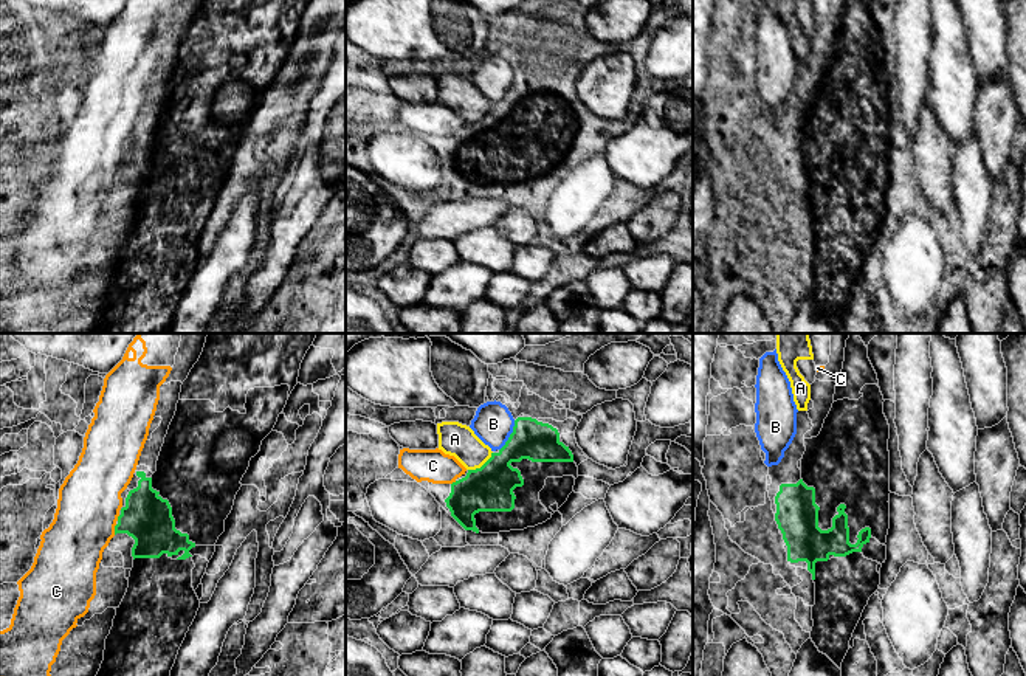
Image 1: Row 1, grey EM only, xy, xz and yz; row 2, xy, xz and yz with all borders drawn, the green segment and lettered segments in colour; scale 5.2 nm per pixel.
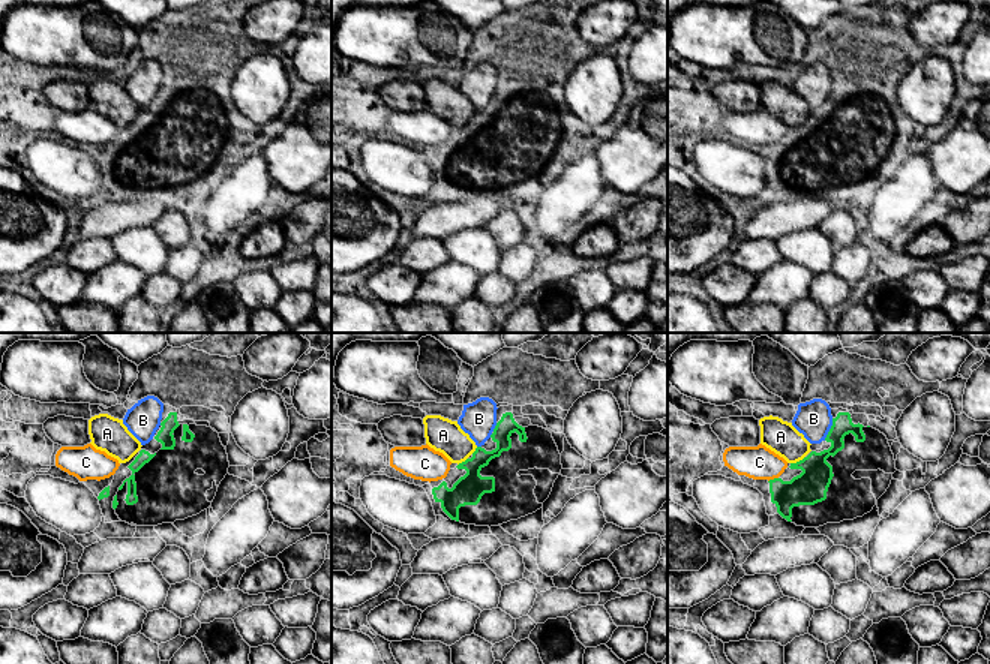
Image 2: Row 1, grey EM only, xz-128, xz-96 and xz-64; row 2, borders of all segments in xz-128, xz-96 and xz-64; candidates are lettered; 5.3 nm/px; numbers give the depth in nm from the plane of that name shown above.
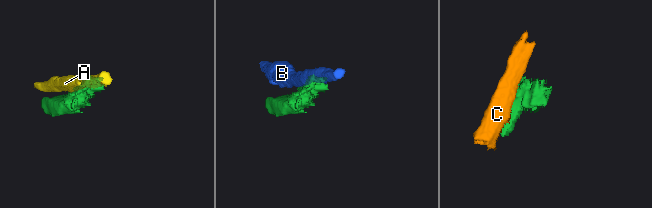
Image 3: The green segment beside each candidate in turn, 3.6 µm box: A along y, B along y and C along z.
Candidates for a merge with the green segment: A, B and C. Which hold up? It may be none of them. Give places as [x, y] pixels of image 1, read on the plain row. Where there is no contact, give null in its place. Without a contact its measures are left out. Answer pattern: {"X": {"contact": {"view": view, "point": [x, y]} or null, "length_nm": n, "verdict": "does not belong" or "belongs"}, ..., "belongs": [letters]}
{"A": {"contact": {"view": "xz", "point": [482, 118]}, "length_nm": 160, "verdict": "does not belong"}, "B": {"contact": {"view": "xz", "point": [510, 89]}, "length_nm": 180, "verdict": "does not belong"}, "C": {"contact": {"view": "xy", "point": [115, 182]}, "length_nm": 60, "verdict": "does not belong"}, "belongs": []}

